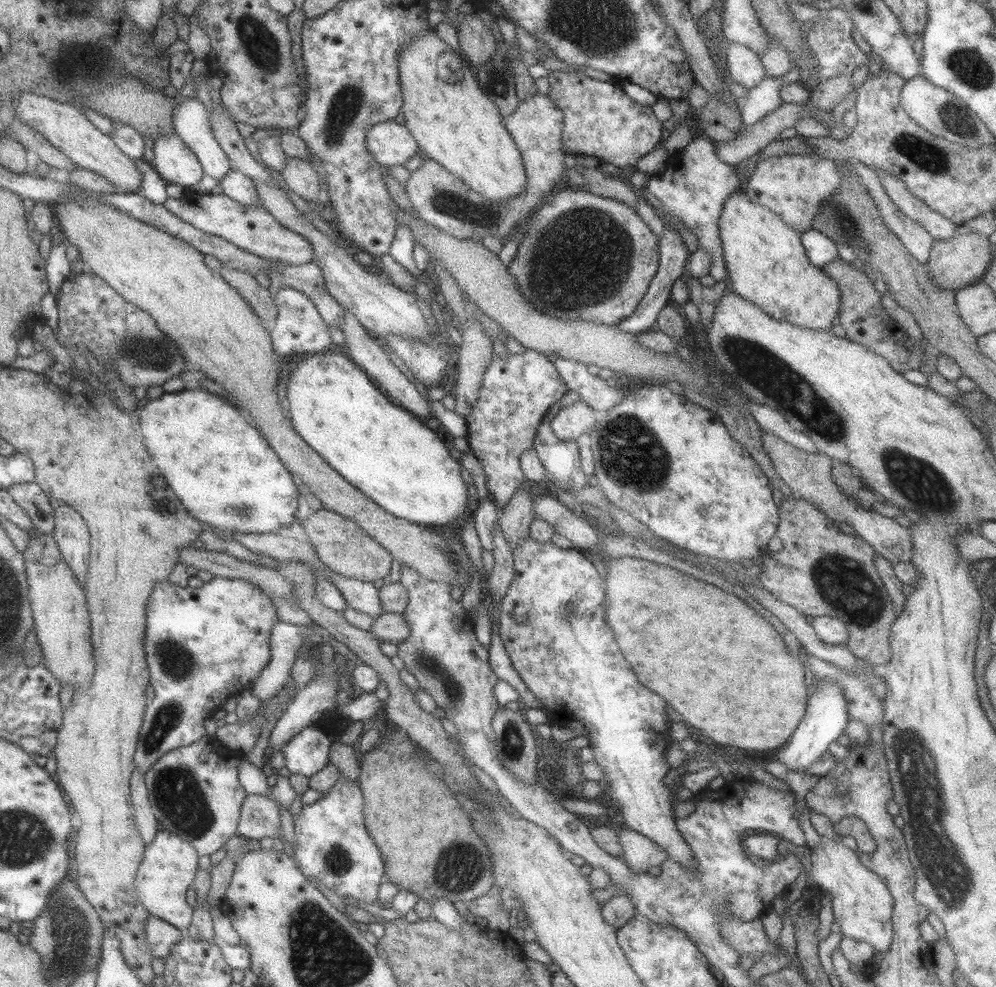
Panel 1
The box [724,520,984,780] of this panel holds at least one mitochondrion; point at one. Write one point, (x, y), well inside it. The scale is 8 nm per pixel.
(842, 589)

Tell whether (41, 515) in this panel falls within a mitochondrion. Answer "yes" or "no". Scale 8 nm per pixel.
no

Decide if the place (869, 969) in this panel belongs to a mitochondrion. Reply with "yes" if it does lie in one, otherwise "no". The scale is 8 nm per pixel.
no

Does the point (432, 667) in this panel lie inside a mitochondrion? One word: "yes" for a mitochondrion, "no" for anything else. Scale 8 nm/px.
yes

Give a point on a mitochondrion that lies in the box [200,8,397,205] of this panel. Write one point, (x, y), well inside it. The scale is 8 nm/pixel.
(263, 47)

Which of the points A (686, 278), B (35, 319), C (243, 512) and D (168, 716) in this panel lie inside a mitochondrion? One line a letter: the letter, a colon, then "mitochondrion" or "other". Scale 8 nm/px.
A: other
B: other
C: mitochondrion
D: mitochondrion

